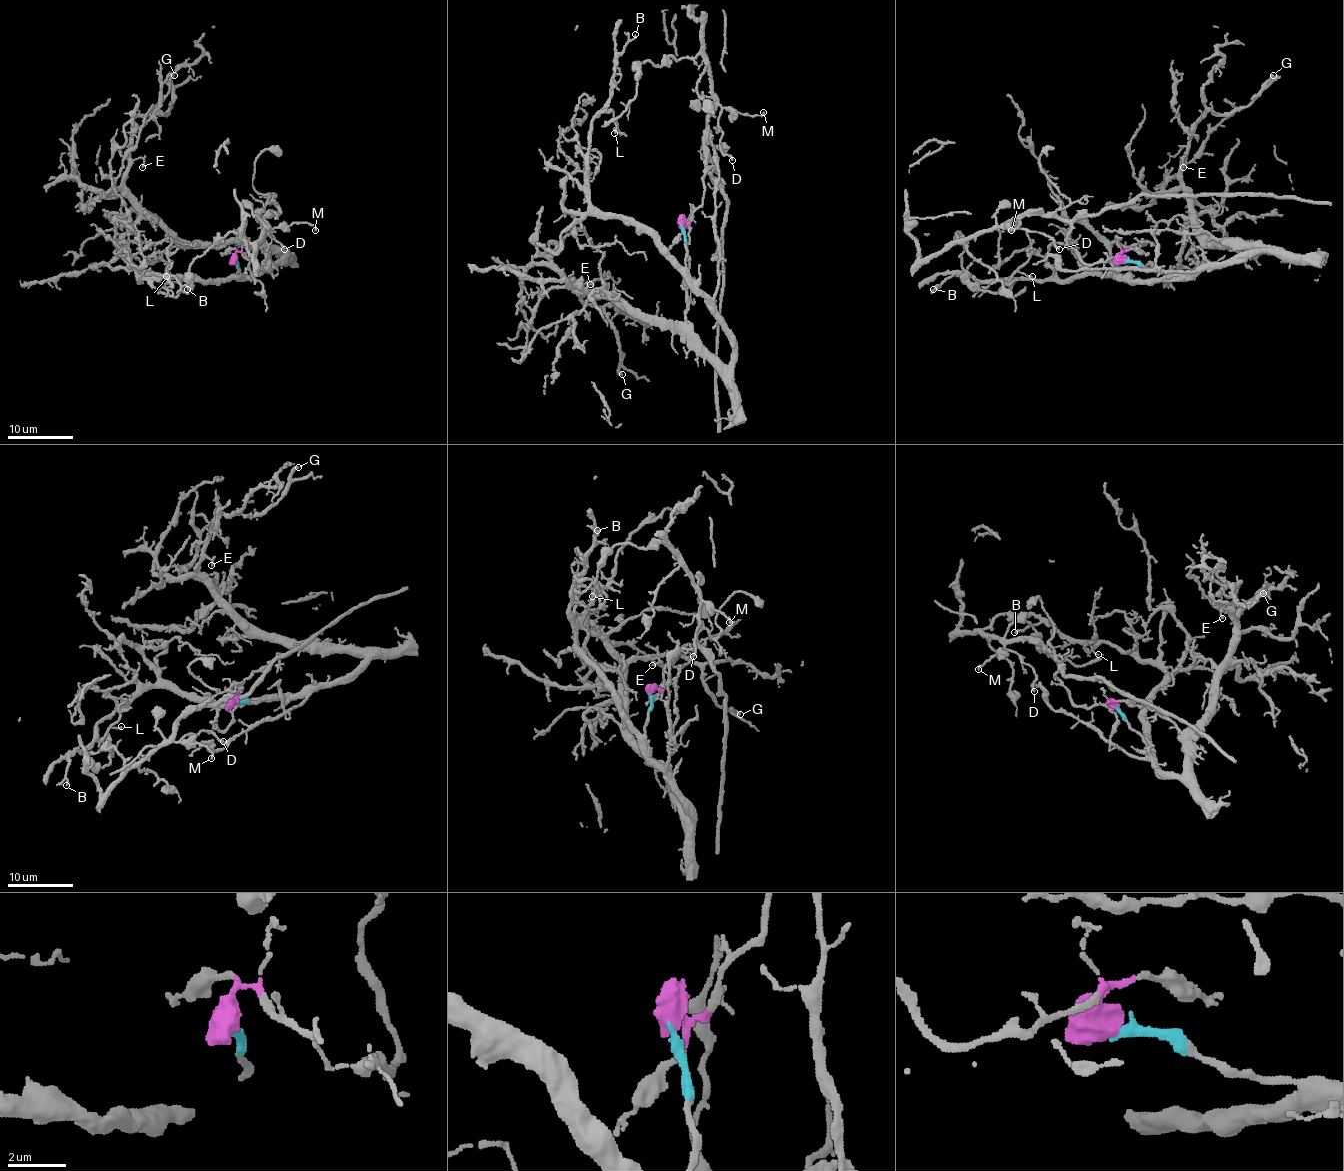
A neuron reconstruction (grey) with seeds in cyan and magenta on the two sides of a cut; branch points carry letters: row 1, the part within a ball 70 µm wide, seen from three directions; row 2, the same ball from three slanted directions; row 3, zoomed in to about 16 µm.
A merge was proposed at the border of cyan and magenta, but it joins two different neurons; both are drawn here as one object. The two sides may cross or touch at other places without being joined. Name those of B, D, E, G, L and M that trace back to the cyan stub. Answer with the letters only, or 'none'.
B, E, G, L

